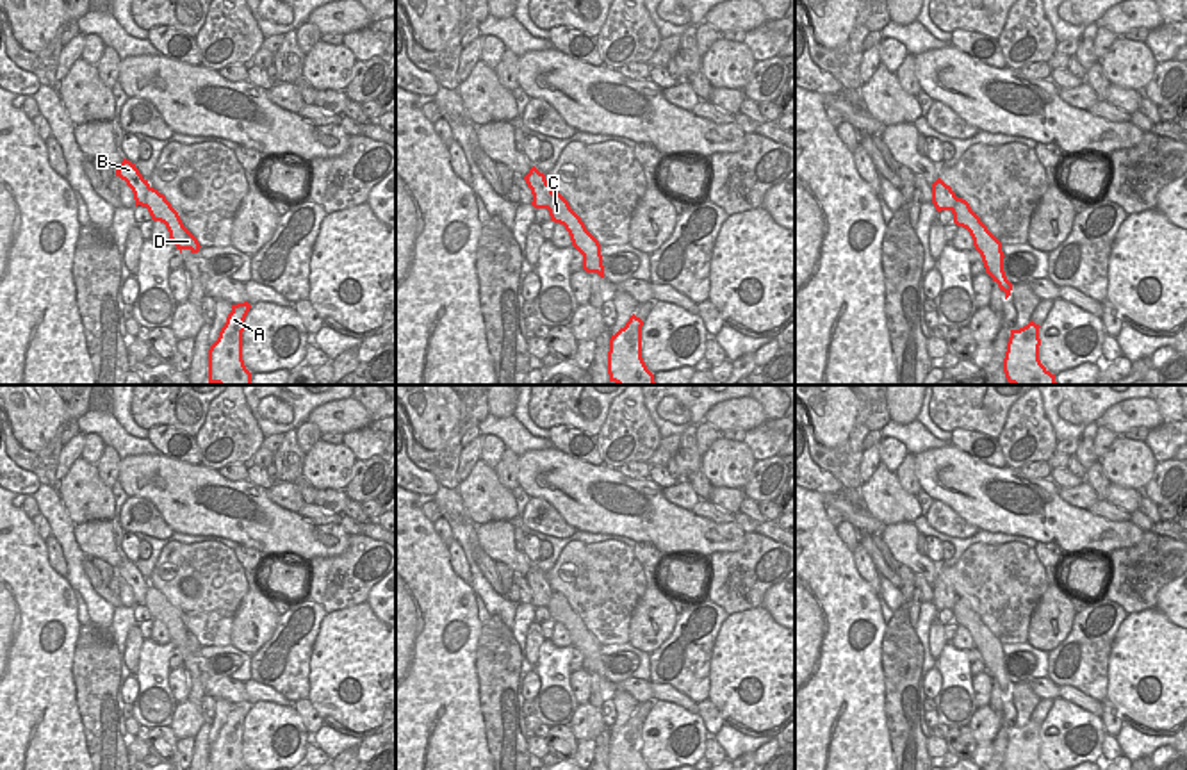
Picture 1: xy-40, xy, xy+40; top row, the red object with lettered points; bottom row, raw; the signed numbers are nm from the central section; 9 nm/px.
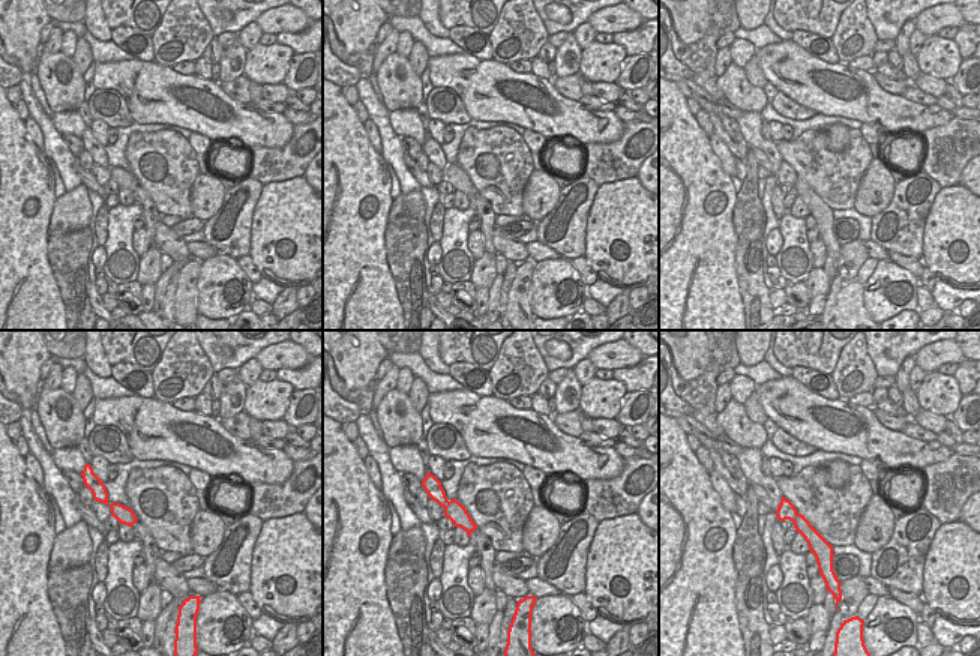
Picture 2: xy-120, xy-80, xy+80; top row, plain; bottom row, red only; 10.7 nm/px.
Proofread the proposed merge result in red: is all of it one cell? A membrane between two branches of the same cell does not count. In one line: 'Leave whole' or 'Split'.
Split.

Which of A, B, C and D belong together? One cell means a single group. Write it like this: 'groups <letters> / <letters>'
groups A C D / B

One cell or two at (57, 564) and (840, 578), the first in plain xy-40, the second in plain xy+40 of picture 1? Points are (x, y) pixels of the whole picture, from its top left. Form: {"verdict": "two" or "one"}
{"verdict": "two"}

